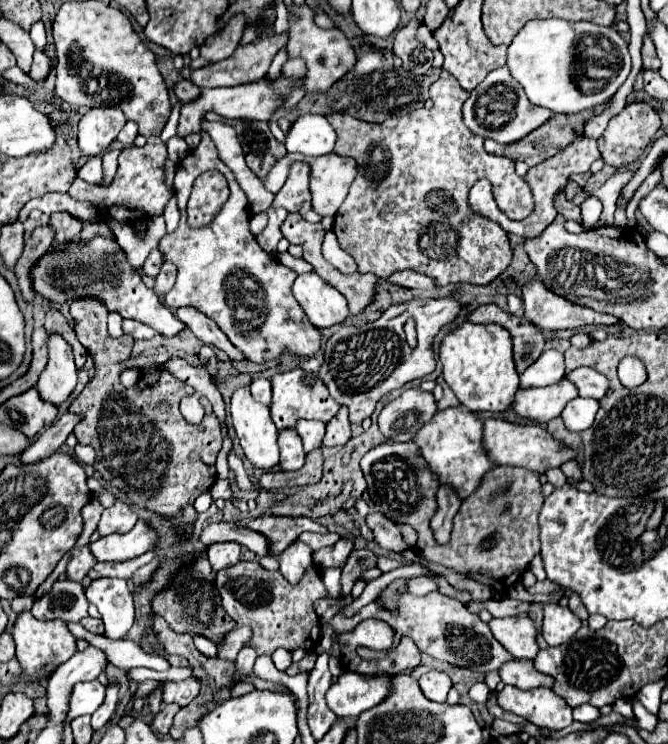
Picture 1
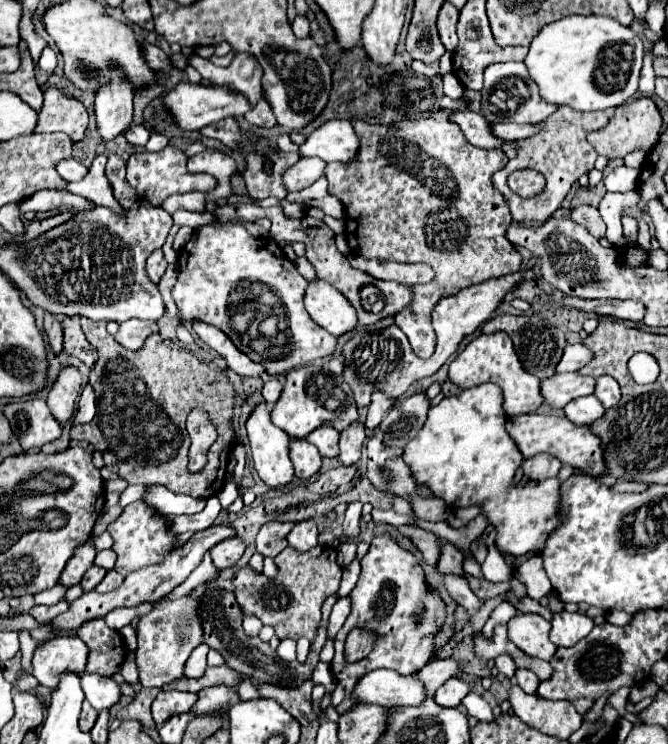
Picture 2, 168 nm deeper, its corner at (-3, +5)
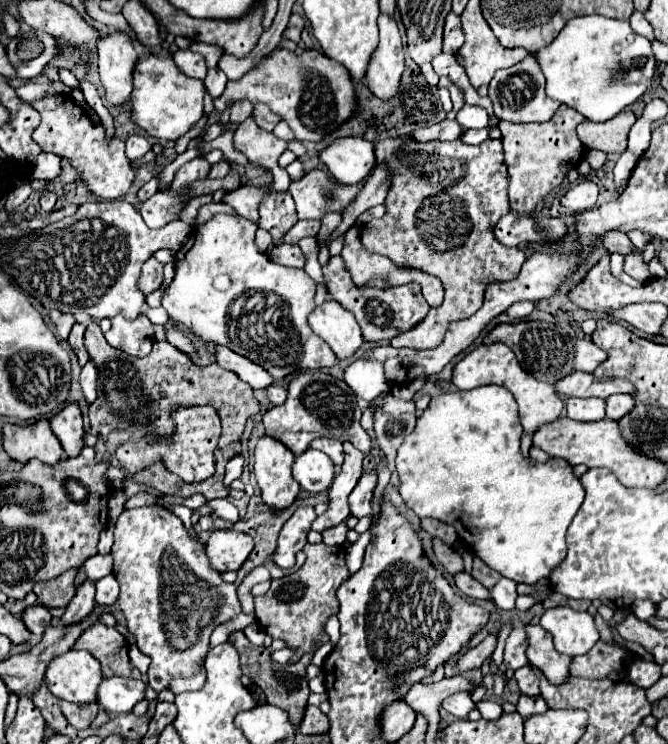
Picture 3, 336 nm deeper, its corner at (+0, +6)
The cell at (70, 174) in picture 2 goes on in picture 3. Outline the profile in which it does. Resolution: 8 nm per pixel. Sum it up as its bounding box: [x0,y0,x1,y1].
[30,153,62,181]

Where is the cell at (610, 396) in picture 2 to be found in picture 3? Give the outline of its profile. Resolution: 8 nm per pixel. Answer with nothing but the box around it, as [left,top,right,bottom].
[606,393,634,421]

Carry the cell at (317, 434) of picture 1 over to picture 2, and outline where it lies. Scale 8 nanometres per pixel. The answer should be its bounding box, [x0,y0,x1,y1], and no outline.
[307,428,339,458]

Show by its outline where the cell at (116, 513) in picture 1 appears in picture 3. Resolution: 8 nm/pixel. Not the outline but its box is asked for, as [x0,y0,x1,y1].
[110,505,240,693]

